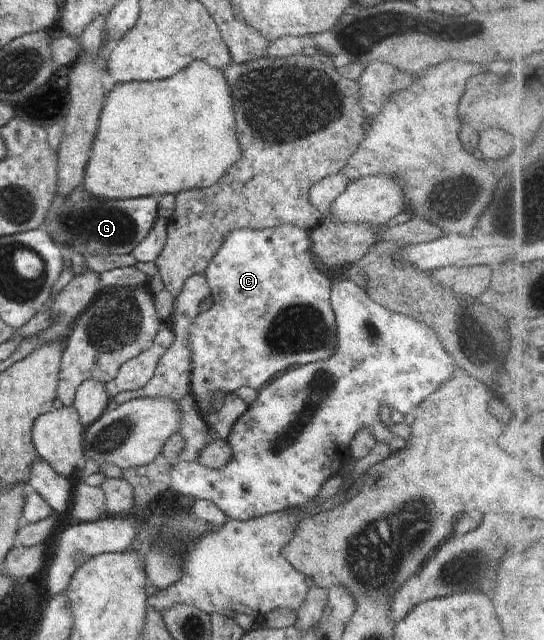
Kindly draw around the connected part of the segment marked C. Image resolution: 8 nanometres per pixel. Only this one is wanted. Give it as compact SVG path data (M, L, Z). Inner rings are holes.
M297 226L238 229L225 237L204 272L213 306L206 312L199 311L189 329L193 352L191 392L204 417L213 418L207 413L212 412L211 404L218 395L224 398L240 386L260 390L274 374L331 357L337 345L335 312L330 304L331 283L314 256L308 232Z

